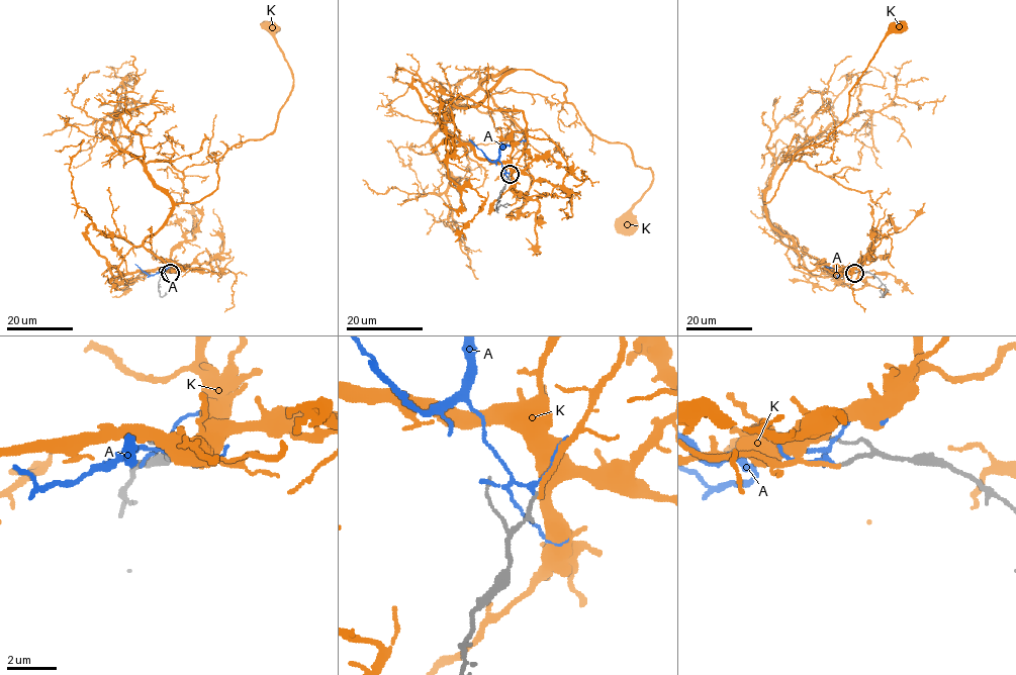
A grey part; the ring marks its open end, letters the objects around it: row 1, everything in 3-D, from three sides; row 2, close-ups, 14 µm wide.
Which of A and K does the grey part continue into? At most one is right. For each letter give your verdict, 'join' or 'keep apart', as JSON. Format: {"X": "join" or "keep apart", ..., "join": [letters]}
{"A": "keep apart", "K": "keep apart", "join": []}

